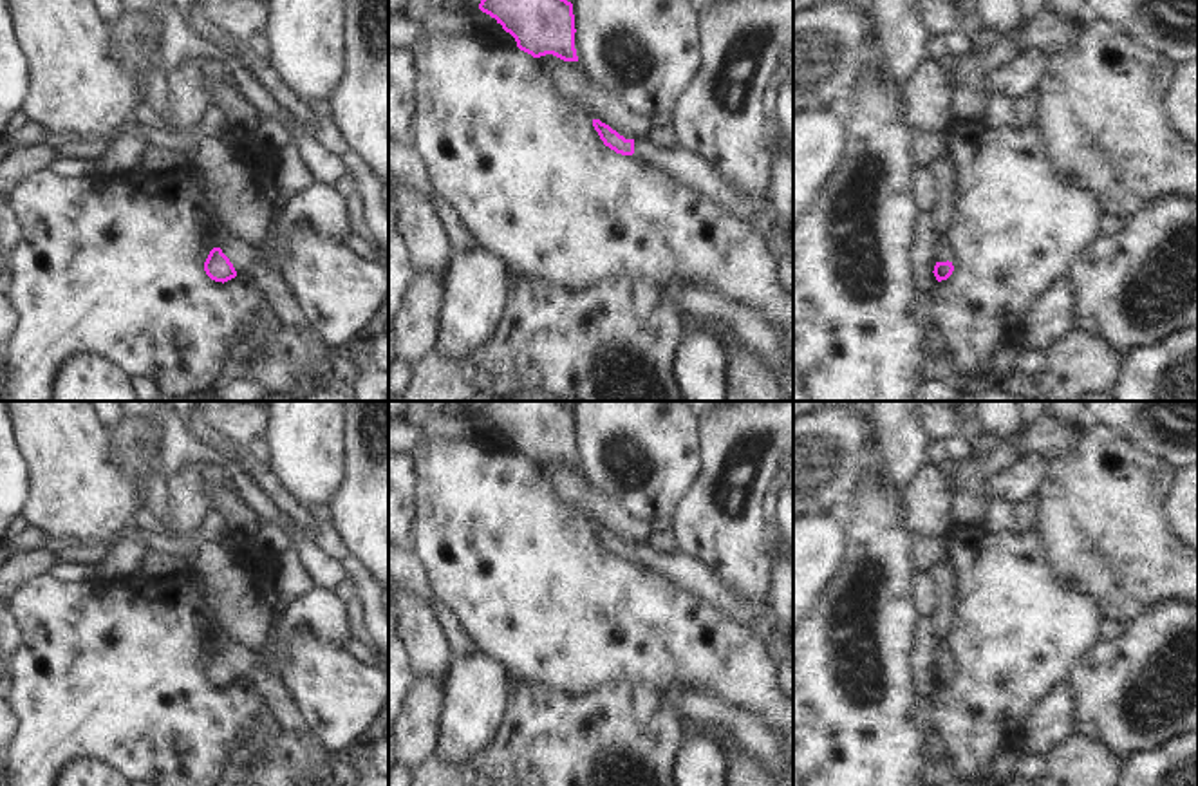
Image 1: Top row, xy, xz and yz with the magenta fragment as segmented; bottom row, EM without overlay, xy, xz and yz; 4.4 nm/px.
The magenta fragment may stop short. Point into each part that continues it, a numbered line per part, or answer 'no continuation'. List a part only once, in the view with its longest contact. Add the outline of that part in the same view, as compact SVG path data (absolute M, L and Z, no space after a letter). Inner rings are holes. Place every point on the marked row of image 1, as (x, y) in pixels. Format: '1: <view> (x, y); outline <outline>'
1: xy (318, 210); outline M311 184L285 202L275 226L275 237L260 249L253 249L240 239L228 239L220 249L233 264L237 276L244 276L257 262L266 262L280 273L285 248L296 229L342 242L351 233L345 199L332 186Z

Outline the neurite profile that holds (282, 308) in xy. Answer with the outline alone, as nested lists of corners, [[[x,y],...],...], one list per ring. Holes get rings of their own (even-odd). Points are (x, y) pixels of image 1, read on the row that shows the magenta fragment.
[[[257,262],[244,276],[264,295],[269,322],[298,329],[309,327],[302,309],[276,269],[266,262]]]

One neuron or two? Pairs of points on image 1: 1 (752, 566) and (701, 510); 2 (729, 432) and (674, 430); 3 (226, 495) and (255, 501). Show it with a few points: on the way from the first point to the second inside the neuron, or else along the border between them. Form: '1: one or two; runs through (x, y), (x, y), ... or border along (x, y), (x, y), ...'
1: one; runs through (738, 552), (736, 544), (716, 524)
2: two; border along (698, 420), (700, 472)
3: two; border along (226, 477), (241, 501), (262, 523)

